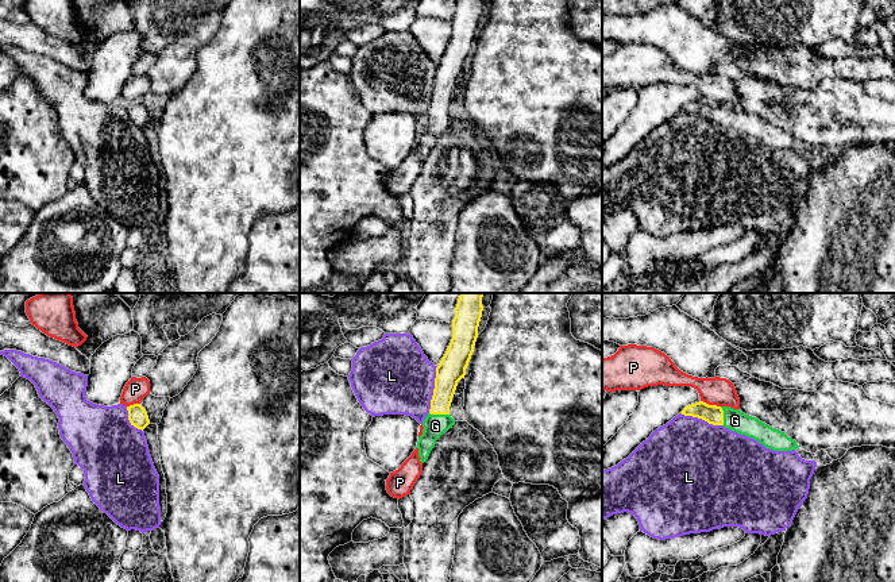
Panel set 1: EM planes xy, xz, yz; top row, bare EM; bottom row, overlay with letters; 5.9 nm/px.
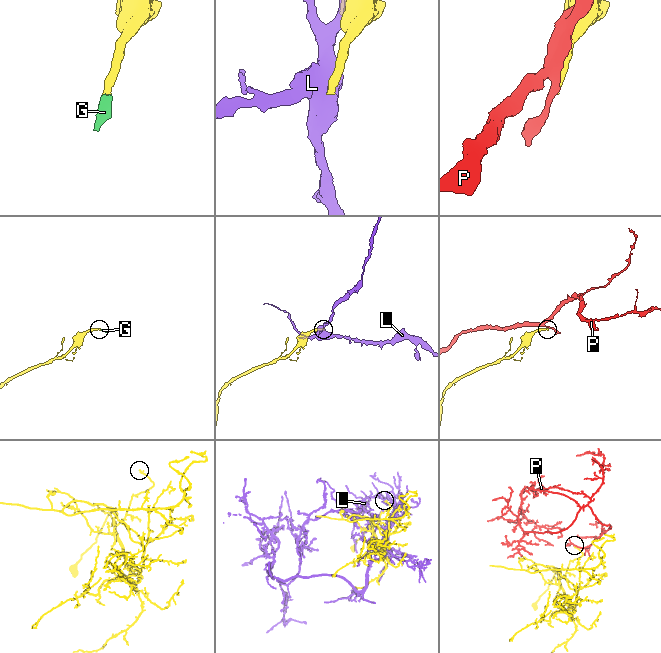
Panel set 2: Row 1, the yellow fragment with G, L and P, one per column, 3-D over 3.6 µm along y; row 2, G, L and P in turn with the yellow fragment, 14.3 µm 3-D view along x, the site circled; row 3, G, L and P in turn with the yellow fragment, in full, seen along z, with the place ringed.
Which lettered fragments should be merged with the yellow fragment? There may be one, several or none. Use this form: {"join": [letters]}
{"join": ["G"]}

